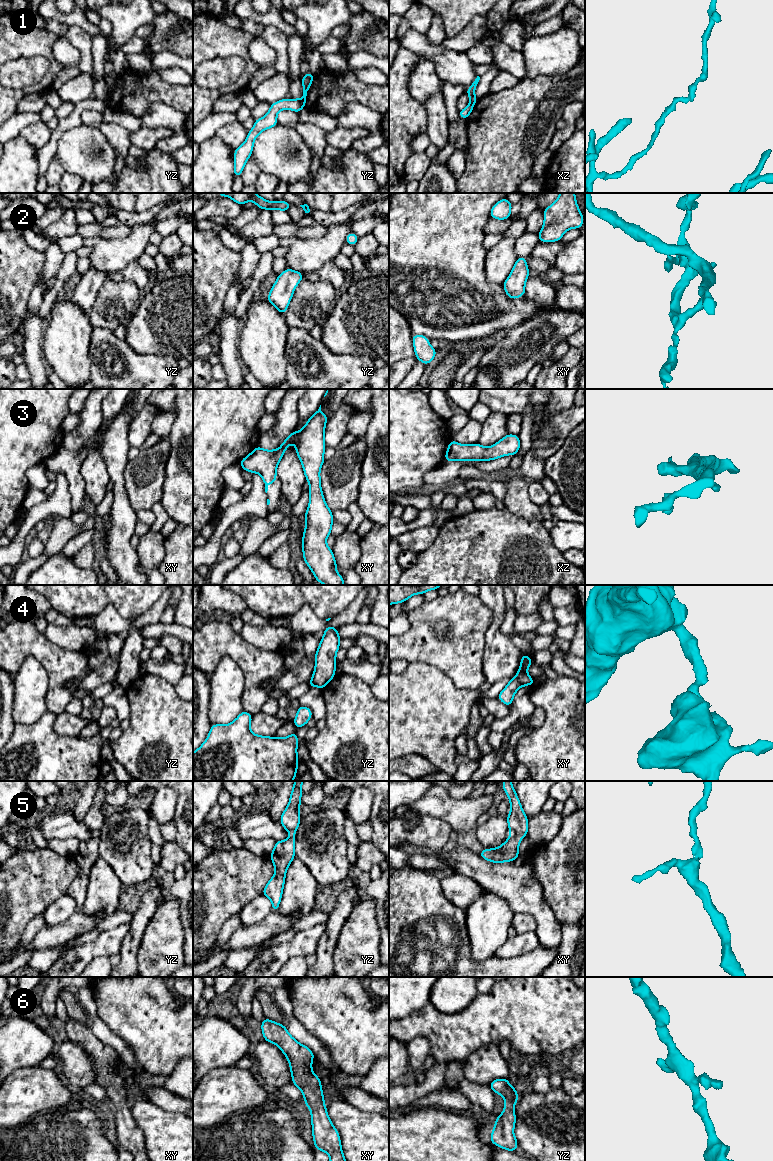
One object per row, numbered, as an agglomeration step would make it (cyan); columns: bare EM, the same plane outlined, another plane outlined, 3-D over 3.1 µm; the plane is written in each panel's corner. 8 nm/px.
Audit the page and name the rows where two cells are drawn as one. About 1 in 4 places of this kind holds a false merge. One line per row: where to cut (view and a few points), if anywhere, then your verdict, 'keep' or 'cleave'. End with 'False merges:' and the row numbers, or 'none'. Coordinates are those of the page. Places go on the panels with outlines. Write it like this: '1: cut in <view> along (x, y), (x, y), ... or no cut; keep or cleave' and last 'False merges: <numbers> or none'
1: cut in yz along (299, 100), (303, 106); cleave
2: no cut; keep
3: no cut; keep
4: cut in xy along (516, 676), (522, 685); cleave
5: no cut; keep
6: no cut; keep
False merges: 1, 4

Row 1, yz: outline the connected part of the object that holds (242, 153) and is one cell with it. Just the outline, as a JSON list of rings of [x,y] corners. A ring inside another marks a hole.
[[[282,99],[271,104],[268,113],[260,118],[255,119],[254,127],[249,130],[245,142],[234,150],[235,156],[235,168],[233,170],[234,177],[240,177],[245,167],[247,160],[253,151],[255,138],[264,130],[275,127],[277,122],[277,113],[283,109],[289,109],[299,113],[303,108],[303,105],[299,99]]]

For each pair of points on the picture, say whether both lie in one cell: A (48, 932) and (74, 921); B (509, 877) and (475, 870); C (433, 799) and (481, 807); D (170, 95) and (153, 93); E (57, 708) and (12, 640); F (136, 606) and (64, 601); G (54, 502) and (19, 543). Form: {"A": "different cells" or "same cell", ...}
{"A": "same cell", "B": "same cell", "C": "same cell", "D": "same cell", "E": "same cell", "F": "same cell", "G": "same cell"}

